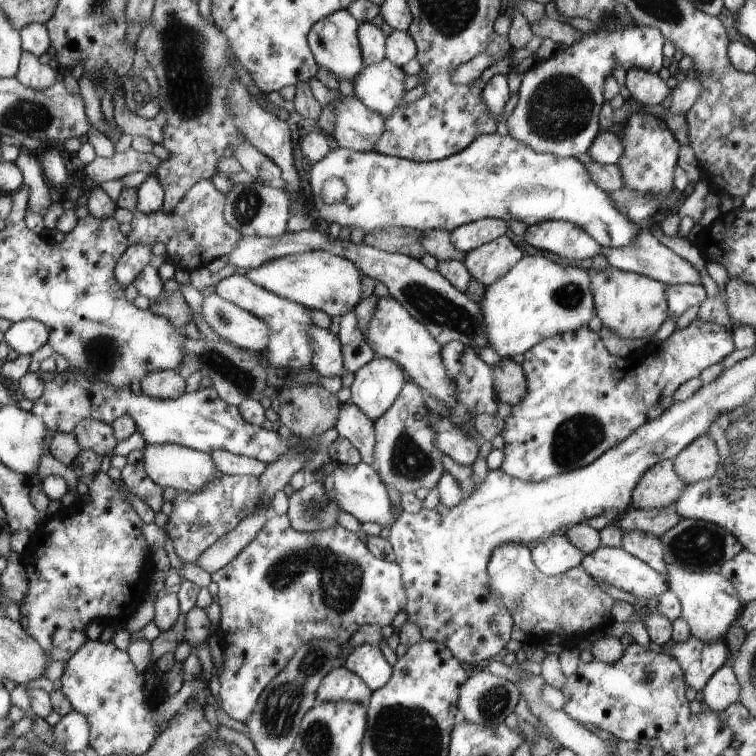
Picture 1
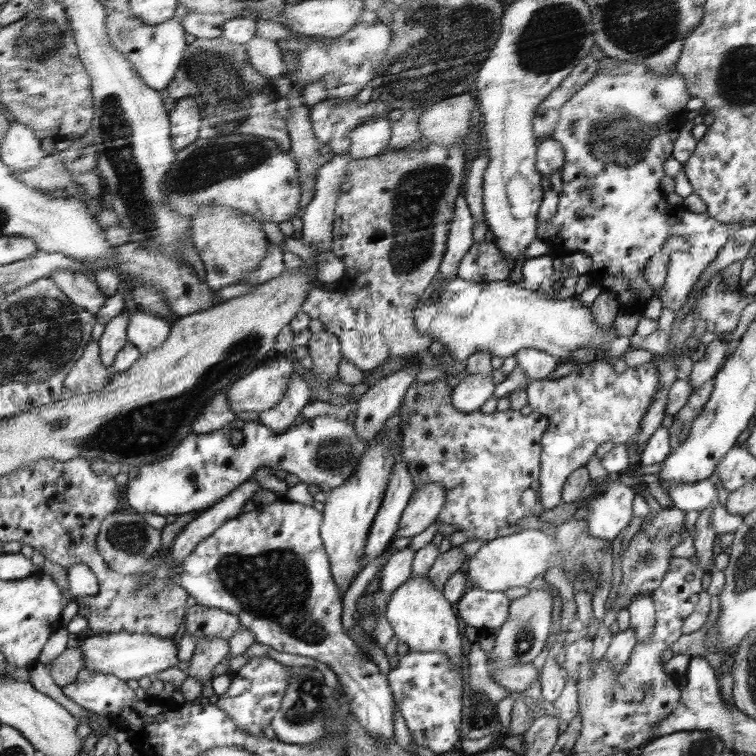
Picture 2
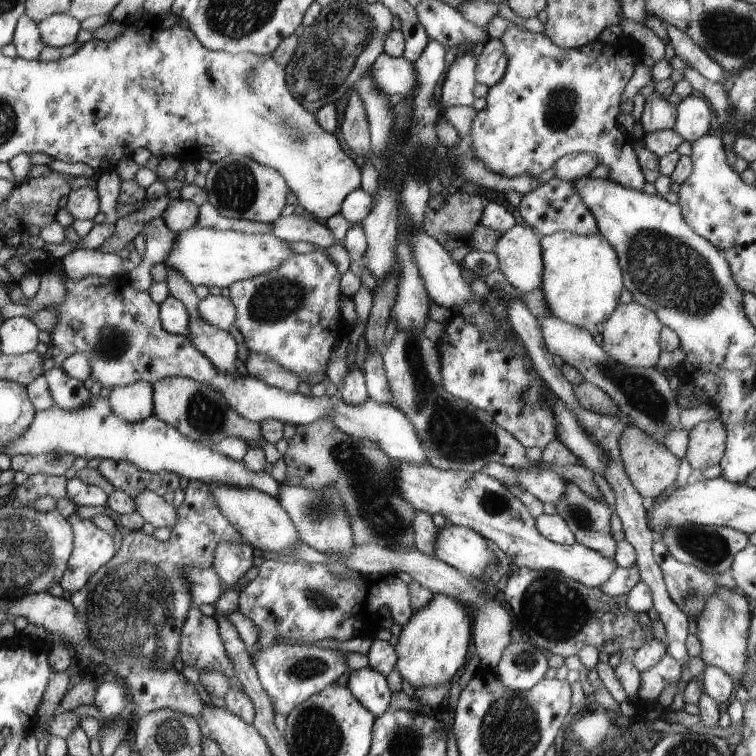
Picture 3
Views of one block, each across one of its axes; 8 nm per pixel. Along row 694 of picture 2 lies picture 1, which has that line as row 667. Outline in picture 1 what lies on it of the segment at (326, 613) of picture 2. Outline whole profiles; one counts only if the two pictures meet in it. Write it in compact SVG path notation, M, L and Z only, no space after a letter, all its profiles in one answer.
M369 643L354 648L344 666L359 675L372 692L382 689L394 672L394 667L384 658L383 651Z

